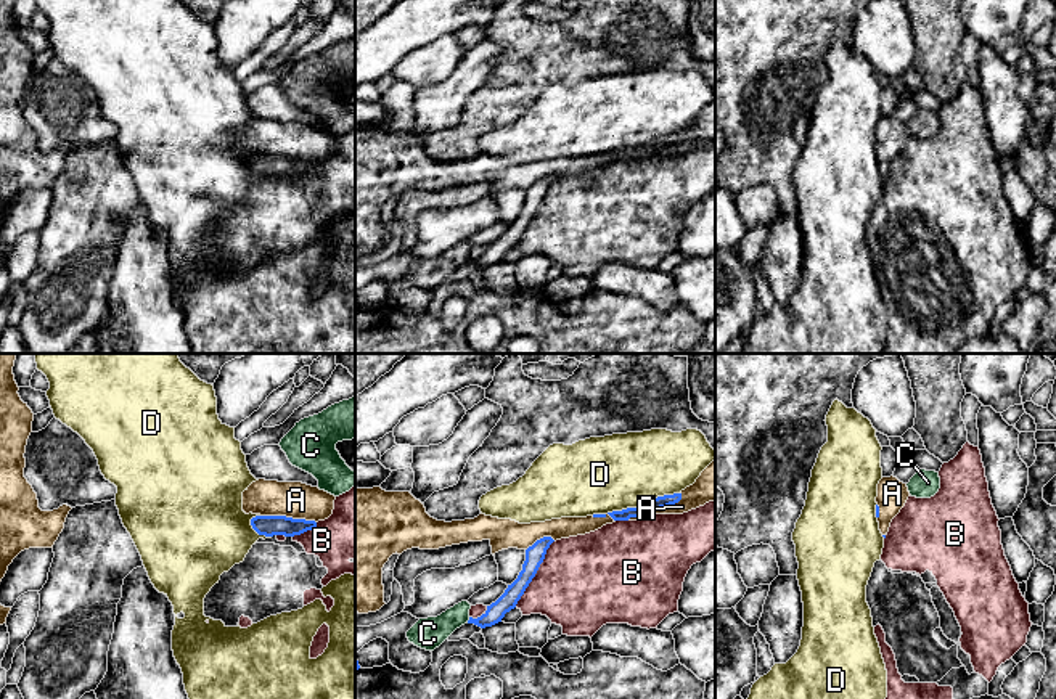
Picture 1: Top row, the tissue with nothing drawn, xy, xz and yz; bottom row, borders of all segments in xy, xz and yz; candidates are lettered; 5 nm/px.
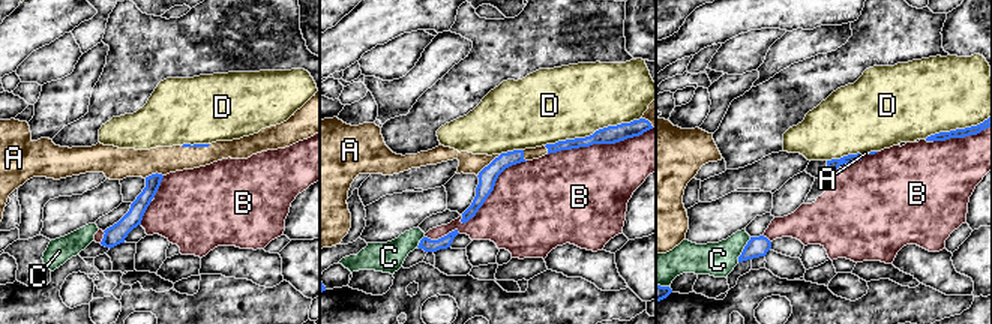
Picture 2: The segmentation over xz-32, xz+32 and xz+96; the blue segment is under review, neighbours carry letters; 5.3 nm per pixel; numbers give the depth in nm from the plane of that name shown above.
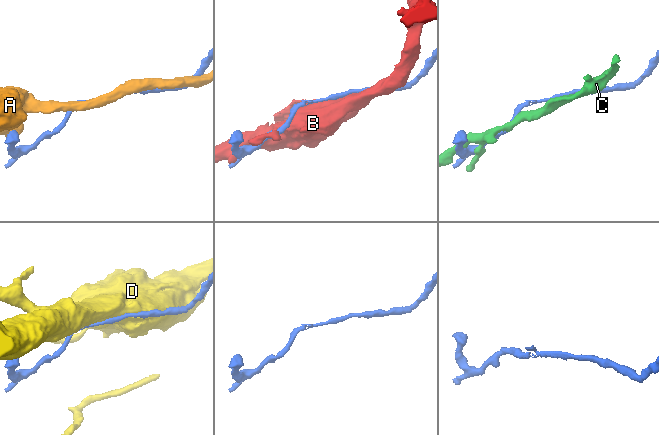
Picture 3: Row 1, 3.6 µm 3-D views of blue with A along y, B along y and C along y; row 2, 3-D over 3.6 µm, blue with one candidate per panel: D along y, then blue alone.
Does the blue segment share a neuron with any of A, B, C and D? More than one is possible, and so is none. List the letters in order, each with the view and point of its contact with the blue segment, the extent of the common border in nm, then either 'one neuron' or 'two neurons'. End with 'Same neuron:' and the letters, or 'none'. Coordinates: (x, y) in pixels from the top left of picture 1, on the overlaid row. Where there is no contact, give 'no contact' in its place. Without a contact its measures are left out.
A: xy (288, 518) | 280 nm | two neurons
B: xz (536, 572) | 380 nm | two neurons
C: xz (468, 621) | 40 nm | two neurons
D: xz (635, 508) | 460 nm | two neurons
Same neuron: none

